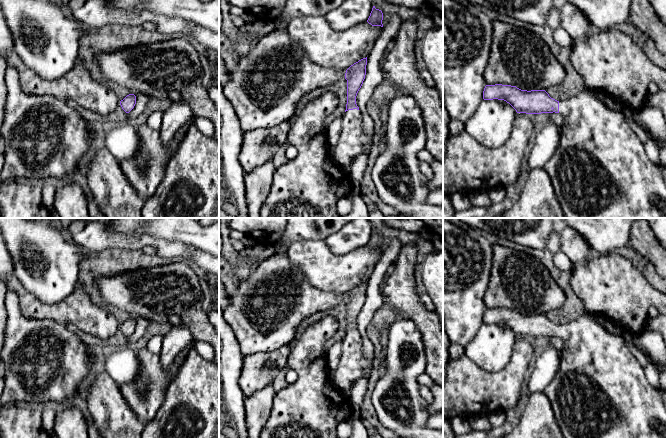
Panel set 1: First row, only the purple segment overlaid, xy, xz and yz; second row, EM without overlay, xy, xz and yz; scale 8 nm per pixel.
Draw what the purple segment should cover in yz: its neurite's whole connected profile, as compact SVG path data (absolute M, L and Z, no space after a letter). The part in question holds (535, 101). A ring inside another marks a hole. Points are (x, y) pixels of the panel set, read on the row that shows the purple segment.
M486 85L483 91L484 100L504 100L509 103L517 113L541 114L541 113L559 113L564 118L564 123L559 126L560 144L553 156L544 165L565 218L666 218L666 168L660 164L653 163L648 157L638 136L631 129L627 122L626 114L621 110L609 107L604 101L594 96L589 91L581 91L576 96L567 100L557 101L549 96L545 90L521 90L511 85Z

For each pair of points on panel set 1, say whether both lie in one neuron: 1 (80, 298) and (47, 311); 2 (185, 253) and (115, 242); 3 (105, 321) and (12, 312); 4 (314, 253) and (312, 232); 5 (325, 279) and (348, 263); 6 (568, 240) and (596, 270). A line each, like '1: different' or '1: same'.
1: same
2: same
3: different
4: different
5: same
6: different

